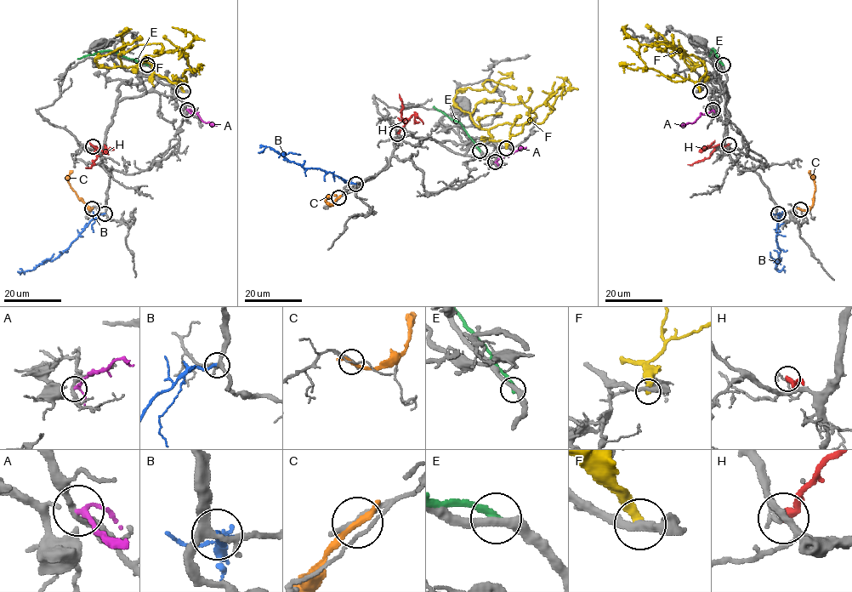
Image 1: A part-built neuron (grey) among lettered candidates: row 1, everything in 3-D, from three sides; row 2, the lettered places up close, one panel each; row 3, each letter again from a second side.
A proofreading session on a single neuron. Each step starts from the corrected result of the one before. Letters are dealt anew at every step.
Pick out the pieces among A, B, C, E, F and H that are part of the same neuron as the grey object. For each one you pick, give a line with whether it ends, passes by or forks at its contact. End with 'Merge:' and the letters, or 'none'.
Merge: none

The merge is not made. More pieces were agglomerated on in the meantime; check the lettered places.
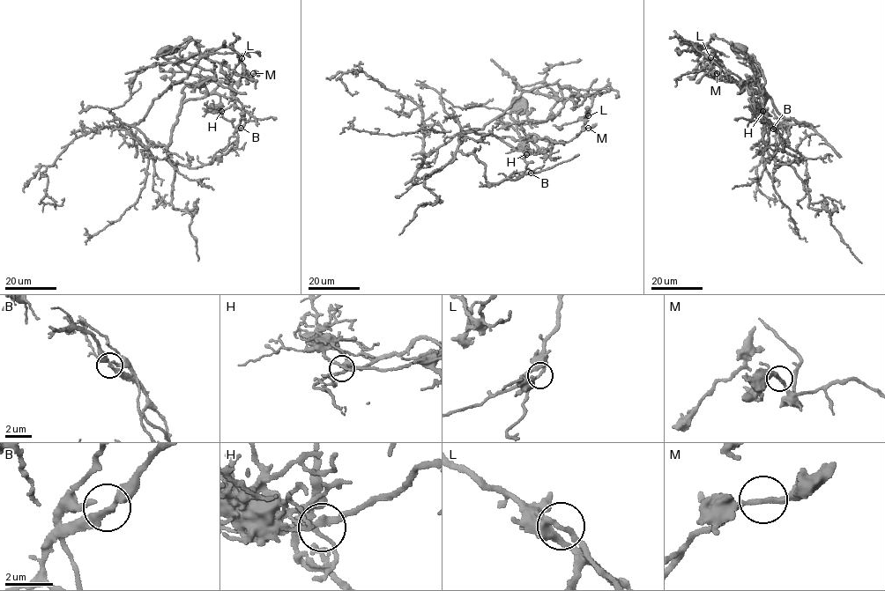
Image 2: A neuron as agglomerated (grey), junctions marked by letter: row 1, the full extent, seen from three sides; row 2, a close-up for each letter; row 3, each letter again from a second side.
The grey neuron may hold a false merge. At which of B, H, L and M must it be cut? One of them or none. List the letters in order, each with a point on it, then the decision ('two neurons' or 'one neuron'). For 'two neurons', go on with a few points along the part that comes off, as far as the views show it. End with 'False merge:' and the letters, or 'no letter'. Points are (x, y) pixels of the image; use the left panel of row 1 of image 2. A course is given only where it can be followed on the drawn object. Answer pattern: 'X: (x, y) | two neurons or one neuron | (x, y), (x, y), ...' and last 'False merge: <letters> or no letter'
B: (241, 128) | one neuron
H: (221, 111) | one neuron
L: (241, 58) | two neurons | (241, 59), (216, 48), (153, 100), (144, 120), (115, 126), (147, 151), (145, 187), (85, 244)
M: (253, 73) | one neuron
False merge: L

